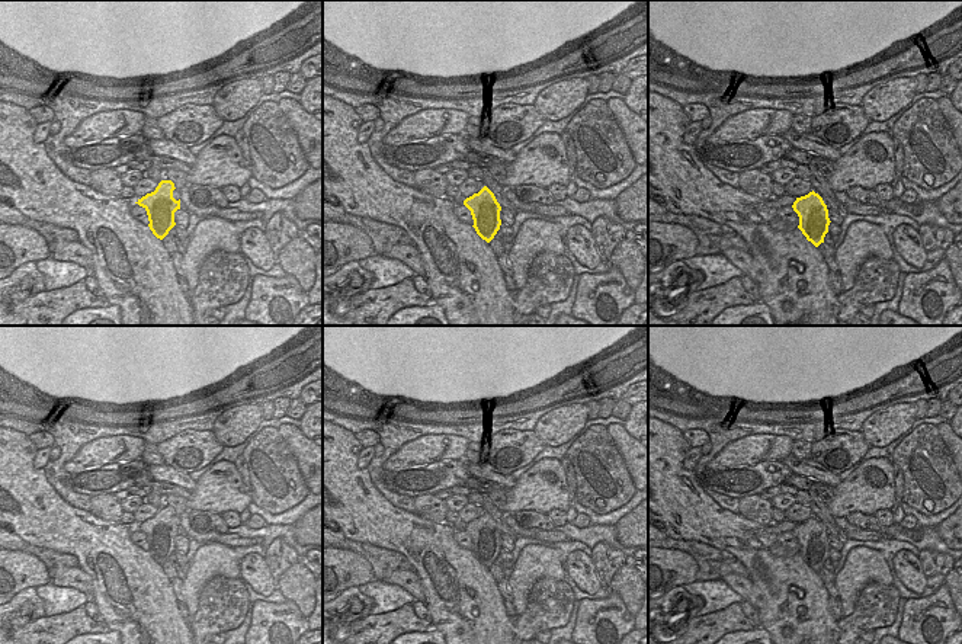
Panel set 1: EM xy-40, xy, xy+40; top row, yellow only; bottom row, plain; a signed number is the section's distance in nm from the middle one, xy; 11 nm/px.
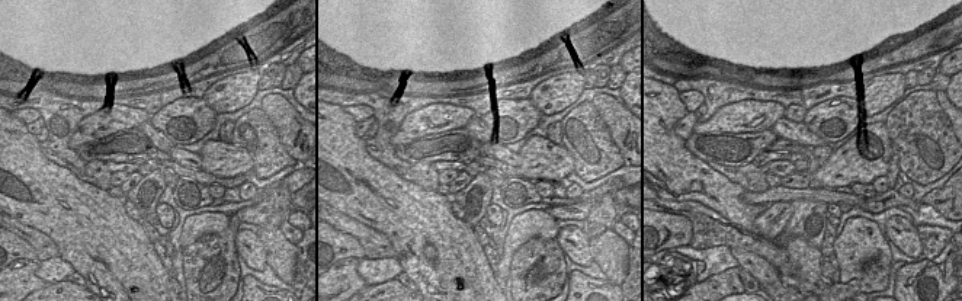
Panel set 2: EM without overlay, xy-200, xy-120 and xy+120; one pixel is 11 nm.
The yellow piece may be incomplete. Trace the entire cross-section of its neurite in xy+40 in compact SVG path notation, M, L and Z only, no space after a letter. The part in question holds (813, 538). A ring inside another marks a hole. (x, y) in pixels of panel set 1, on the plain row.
M812 516L805 522L796 523L792 534L799 542L798 554L807 565L815 573L824 568L831 547L822 523Z

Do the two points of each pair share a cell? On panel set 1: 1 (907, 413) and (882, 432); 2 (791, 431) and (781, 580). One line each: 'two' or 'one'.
1: one
2: two

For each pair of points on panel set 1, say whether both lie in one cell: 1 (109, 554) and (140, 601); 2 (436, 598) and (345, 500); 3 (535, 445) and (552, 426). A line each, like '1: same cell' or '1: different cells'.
1: same cell
2: same cell
3: different cells

